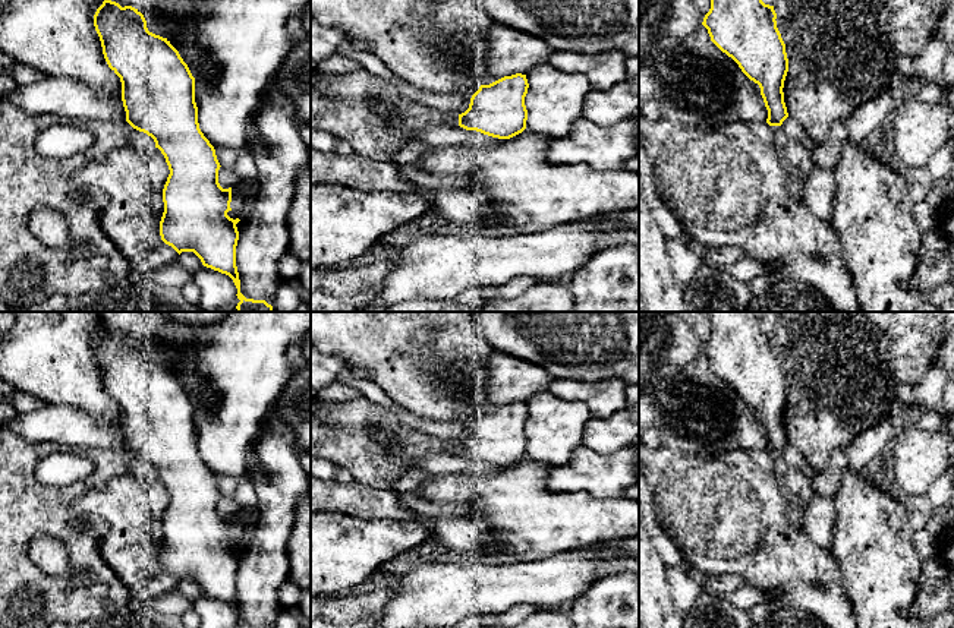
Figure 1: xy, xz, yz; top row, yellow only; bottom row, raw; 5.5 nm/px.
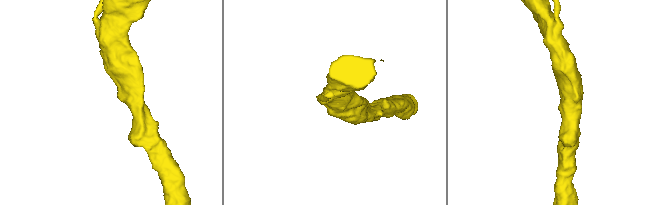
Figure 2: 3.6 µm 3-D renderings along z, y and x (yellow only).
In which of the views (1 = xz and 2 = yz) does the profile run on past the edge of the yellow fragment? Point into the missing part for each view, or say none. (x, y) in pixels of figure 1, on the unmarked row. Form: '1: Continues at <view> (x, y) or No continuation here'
1: No continuation here
2: No continuation here

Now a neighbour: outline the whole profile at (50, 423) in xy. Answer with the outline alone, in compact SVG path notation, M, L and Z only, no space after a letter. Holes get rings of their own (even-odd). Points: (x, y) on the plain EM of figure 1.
M44 404L38 410L16 414L7 426L29 442L126 449L122 423L106 425L69 405Z

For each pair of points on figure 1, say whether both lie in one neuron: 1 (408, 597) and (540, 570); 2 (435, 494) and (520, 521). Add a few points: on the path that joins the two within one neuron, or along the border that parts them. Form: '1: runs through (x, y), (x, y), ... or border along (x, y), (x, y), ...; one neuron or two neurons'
1: runs through (440, 595), (475, 587), (507, 586); one neuron
2: runs through (456, 492), (491, 492), (500, 501); one neuron

